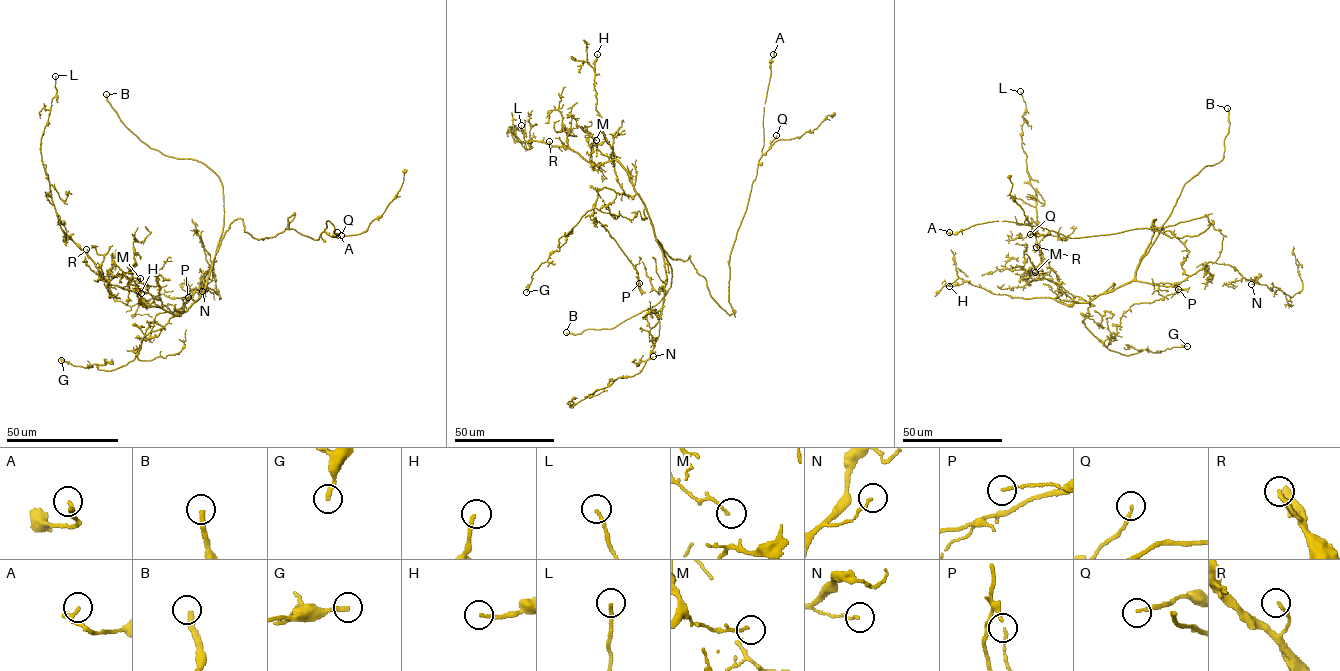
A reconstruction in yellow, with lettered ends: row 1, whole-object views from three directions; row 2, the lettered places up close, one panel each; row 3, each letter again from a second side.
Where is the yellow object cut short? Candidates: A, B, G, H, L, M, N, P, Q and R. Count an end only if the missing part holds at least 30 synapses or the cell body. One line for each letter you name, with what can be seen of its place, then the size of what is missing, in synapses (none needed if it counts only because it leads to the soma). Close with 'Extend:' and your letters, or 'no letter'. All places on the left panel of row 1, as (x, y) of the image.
B: (106, 94)
H: (141, 293) | 45 syn
Extend: B, H

